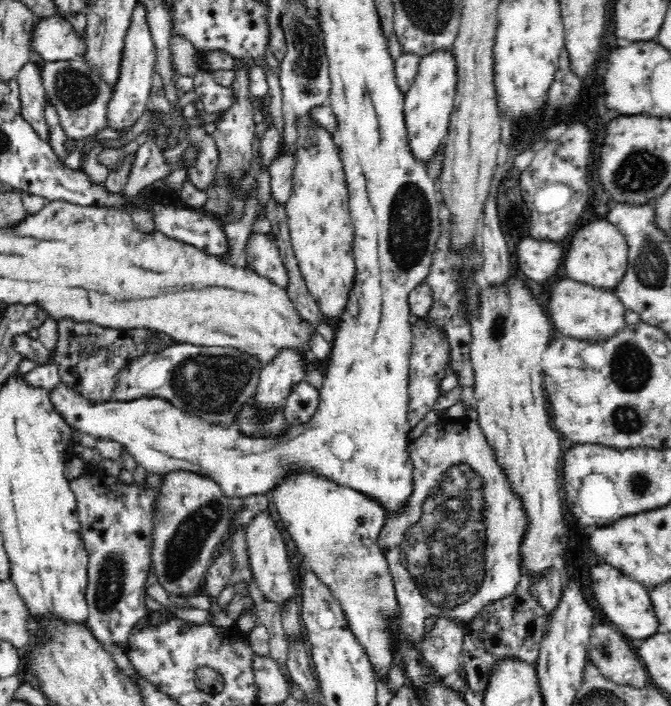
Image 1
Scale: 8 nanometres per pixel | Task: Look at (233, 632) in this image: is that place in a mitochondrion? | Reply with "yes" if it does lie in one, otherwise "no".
no

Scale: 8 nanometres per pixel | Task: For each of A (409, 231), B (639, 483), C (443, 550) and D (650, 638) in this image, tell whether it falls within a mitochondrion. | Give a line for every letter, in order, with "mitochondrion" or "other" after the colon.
A: mitochondrion
B: mitochondrion
C: mitochondrion
D: other

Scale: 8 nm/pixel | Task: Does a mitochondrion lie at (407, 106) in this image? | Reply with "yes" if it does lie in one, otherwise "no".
no

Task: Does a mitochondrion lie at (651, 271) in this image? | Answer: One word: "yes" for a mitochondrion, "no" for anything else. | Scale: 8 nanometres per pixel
yes

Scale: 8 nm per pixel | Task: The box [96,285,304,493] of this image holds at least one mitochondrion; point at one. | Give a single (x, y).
(212, 383)

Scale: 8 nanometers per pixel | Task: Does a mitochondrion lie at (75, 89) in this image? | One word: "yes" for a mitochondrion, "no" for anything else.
yes

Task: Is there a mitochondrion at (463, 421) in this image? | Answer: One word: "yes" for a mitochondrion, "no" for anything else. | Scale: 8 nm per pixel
no

